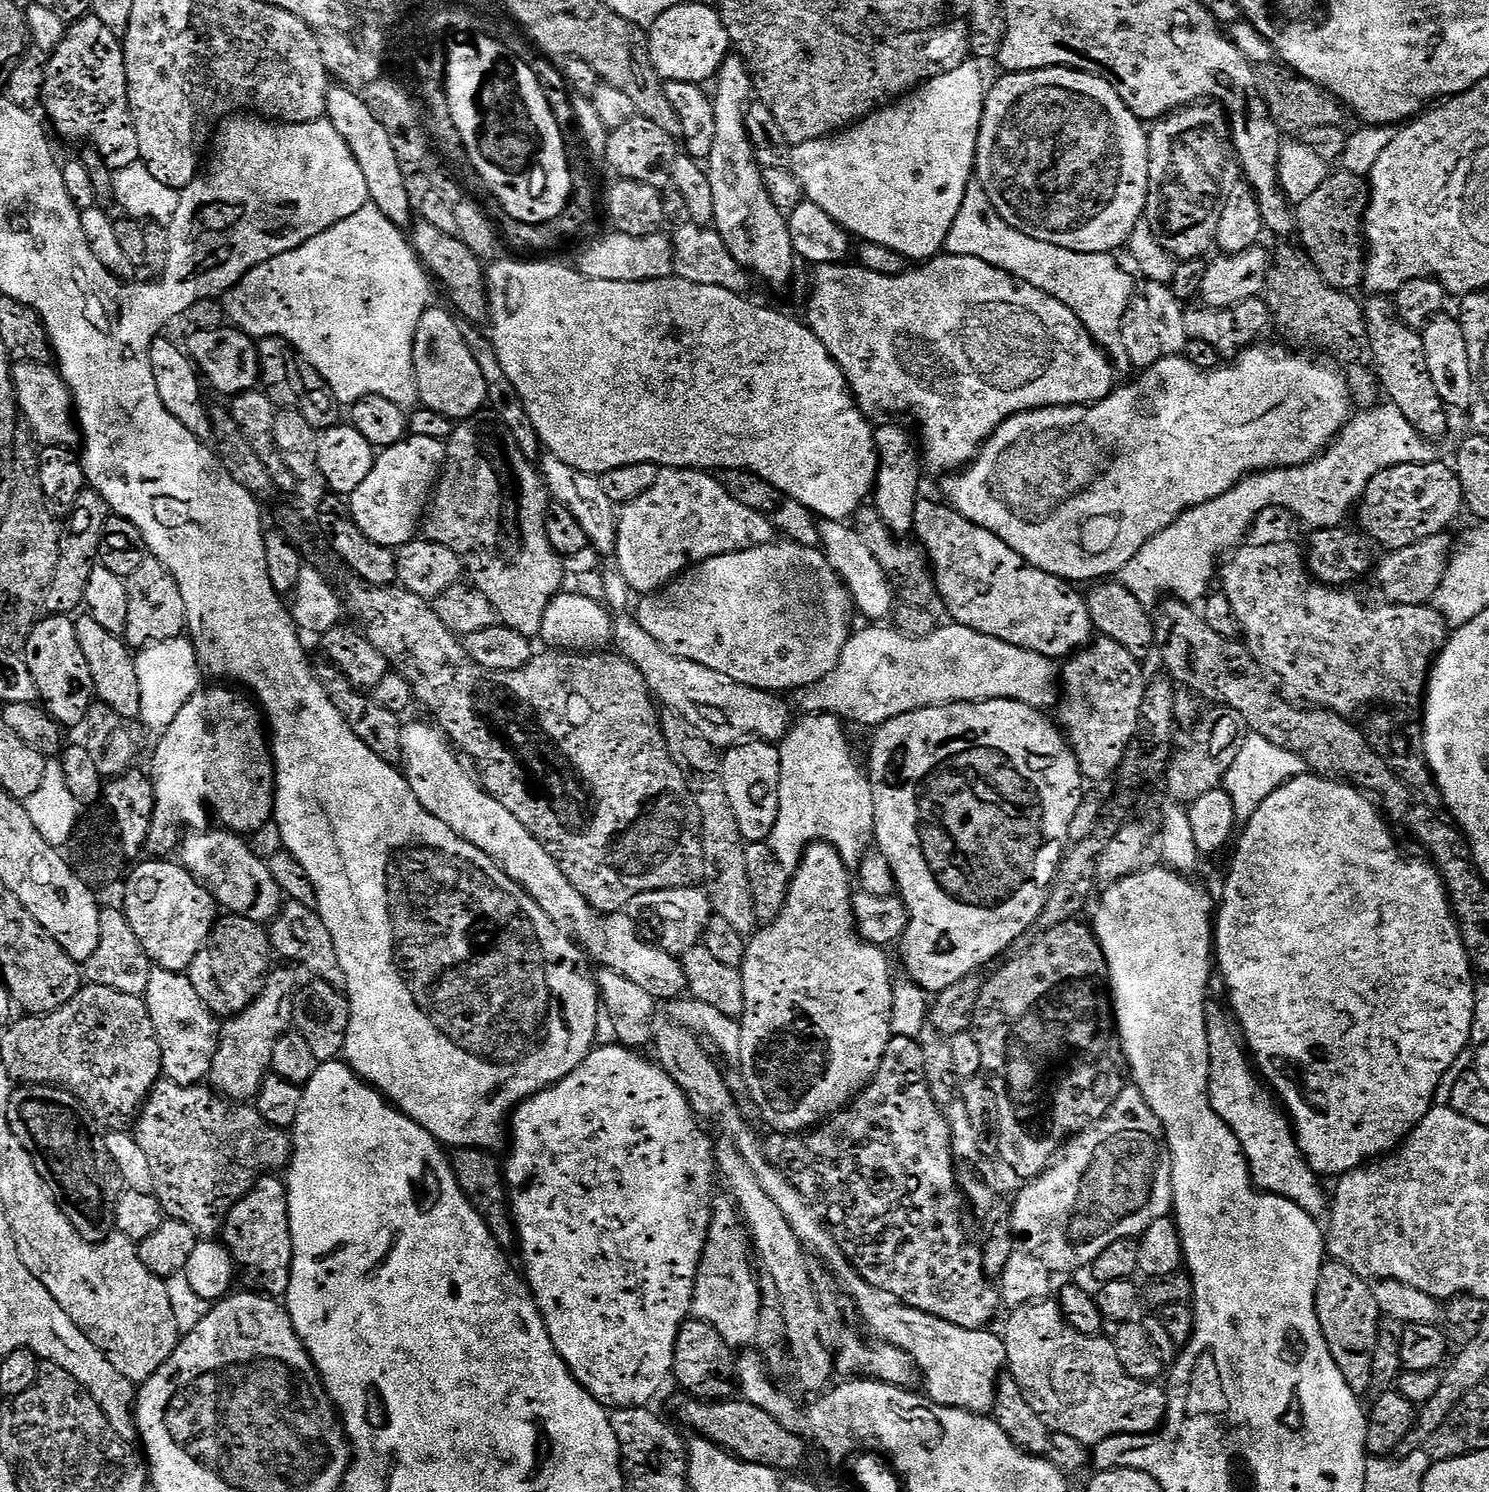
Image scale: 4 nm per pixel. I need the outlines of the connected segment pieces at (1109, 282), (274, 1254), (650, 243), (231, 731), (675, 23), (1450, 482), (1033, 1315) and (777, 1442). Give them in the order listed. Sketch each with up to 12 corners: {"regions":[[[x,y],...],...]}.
{"regions":[[[969,187],[944,239],[1115,345],[1134,298],[1115,255],[1014,230]],[[272,1174],[232,1207],[222,1243],[245,1285],[288,1294],[288,1190]],[[613,233],[588,244],[576,271],[598,282],[663,280],[667,235]],[[195,692],[152,756],[149,845],[274,812],[253,705]],[[678,2],[647,32],[653,73],[701,85],[732,48],[719,11]],[[1442,462],[1370,478],[1359,531],[1384,550],[1439,536],[1462,512]],[[1059,1307],[1011,1309],[1019,1395],[1081,1442],[1147,1436],[1165,1389],[1130,1378],[1111,1339]],[[683,1398],[676,1416],[737,1460],[784,1474],[805,1441],[741,1398]]]}

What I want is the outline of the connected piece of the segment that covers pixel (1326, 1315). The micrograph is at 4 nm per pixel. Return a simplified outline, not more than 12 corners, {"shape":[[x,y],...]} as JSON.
{"shape":[[1325,1263],[1320,1333],[1340,1371],[1367,1373],[1382,1323],[1371,1287]]}

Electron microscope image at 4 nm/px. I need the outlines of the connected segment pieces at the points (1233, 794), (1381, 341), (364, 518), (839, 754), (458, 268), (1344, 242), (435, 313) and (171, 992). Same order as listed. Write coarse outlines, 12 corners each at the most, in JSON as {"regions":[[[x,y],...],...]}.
{"regions":[[[1247,735],[1222,790],[1245,824],[1307,771],[1300,756]],[[1387,295],[1364,300],[1366,350],[1387,403],[1425,440],[1448,430],[1424,337]],[[408,434],[375,457],[350,519],[393,550],[413,540],[445,441]],[[837,716],[779,743],[769,853],[793,875],[813,843],[873,824],[872,788]],[[417,219],[416,259],[457,317],[488,314],[486,268],[458,237]],[[1336,170],[1295,205],[1299,247],[1352,290],[1369,185]],[[447,307],[418,322],[419,403],[453,422],[475,417],[487,386]],[[153,967],[143,997],[163,1079],[212,1075],[221,1025],[183,972]]]}

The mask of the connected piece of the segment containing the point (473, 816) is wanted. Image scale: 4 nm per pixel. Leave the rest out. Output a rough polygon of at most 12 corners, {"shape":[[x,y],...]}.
{"shape":[[405,723],[412,796],[477,848],[593,965],[656,1002],[686,992],[677,957],[605,914],[431,723]]}

